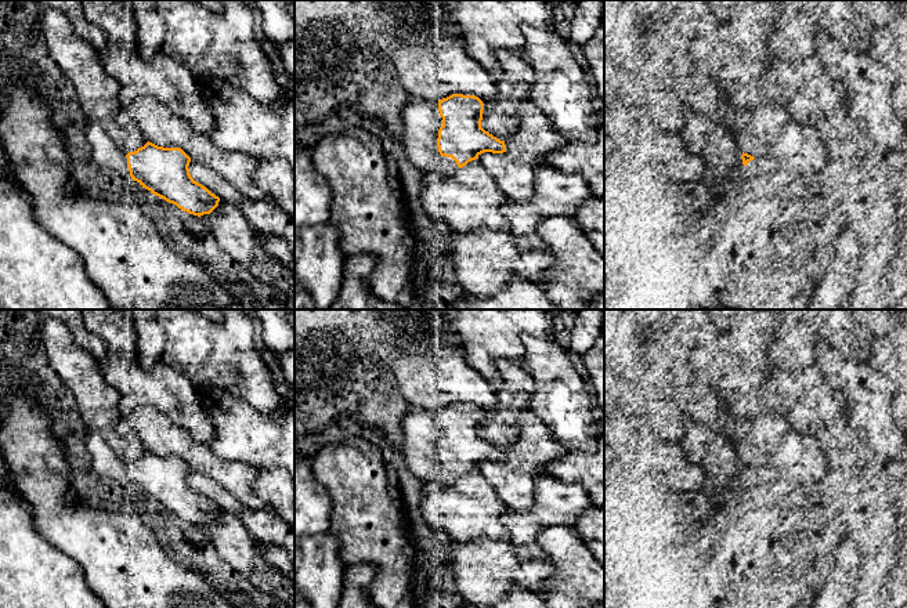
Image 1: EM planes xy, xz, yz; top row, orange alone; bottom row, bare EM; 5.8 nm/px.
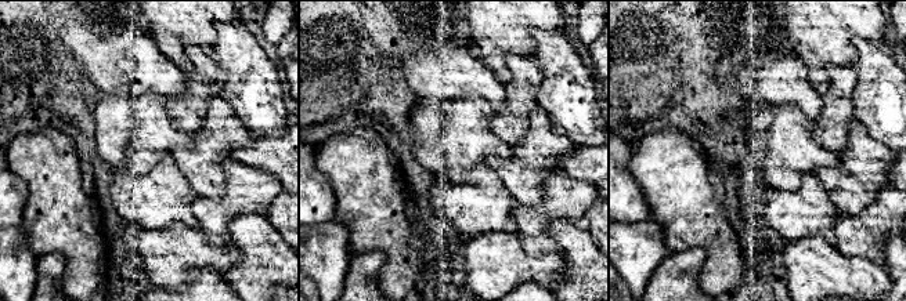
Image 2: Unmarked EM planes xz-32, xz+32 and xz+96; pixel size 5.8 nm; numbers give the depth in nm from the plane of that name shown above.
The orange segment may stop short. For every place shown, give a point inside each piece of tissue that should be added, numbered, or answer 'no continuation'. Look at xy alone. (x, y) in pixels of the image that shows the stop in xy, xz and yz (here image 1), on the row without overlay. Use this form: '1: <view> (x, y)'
1: xy (107, 463)

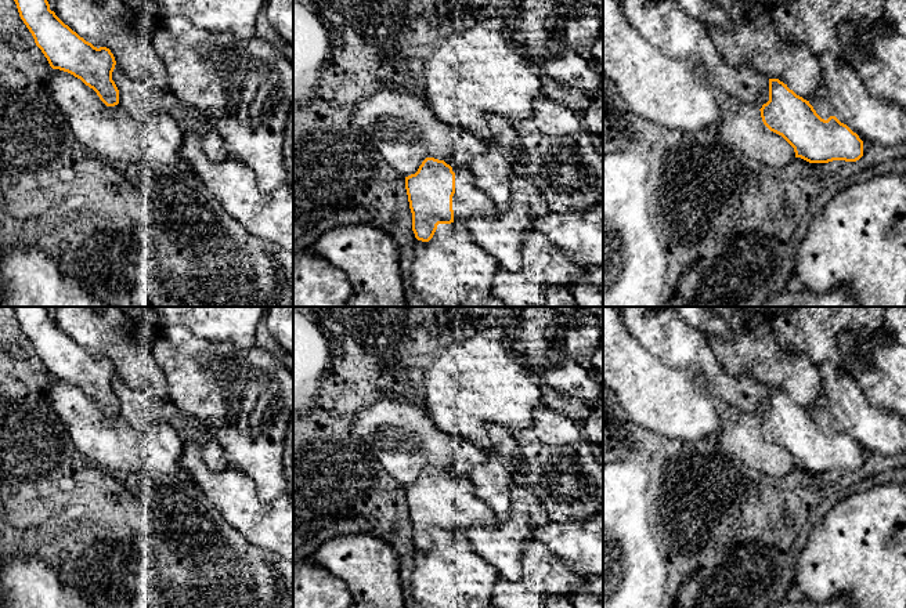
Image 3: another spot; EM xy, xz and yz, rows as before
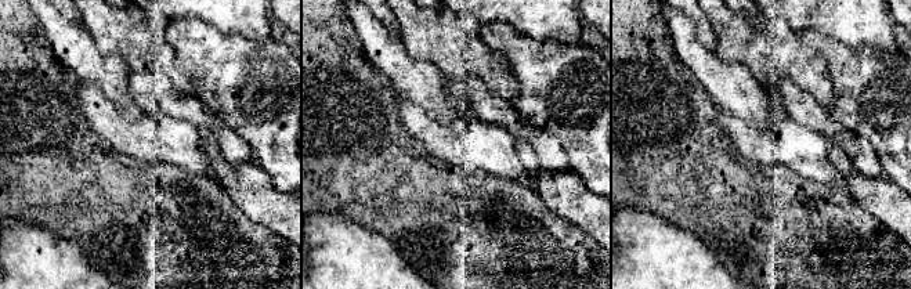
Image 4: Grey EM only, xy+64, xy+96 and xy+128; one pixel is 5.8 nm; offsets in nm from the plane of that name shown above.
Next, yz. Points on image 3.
no continuation

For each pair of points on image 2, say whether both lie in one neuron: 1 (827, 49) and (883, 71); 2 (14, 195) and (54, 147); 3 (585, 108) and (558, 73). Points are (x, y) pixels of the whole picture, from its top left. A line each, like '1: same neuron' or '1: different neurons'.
1: different neurons
2: different neurons
3: same neuron

